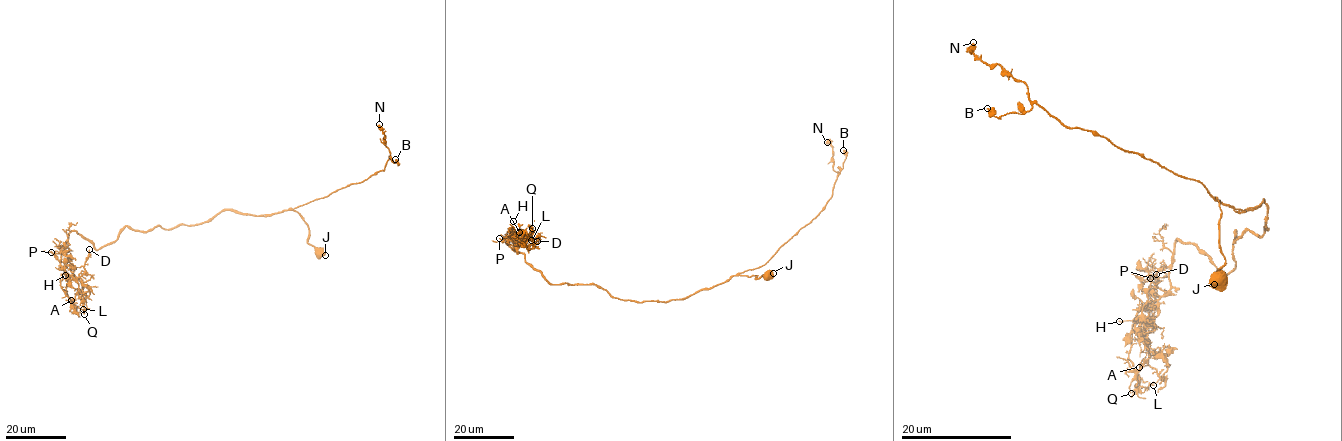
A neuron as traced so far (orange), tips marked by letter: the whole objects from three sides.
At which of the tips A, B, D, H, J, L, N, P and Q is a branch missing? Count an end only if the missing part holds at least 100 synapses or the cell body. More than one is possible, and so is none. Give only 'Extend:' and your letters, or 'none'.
Extend: none

